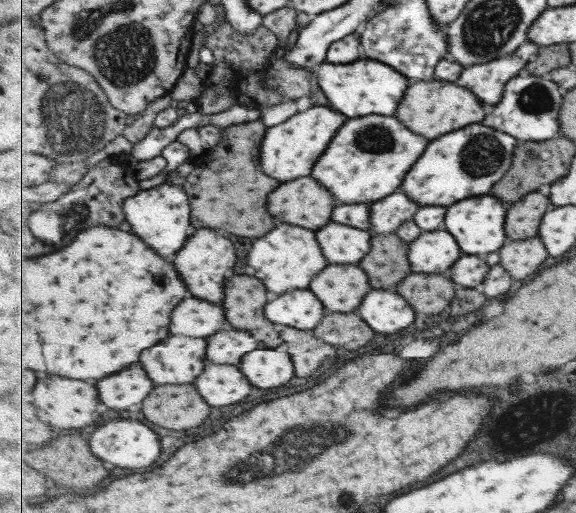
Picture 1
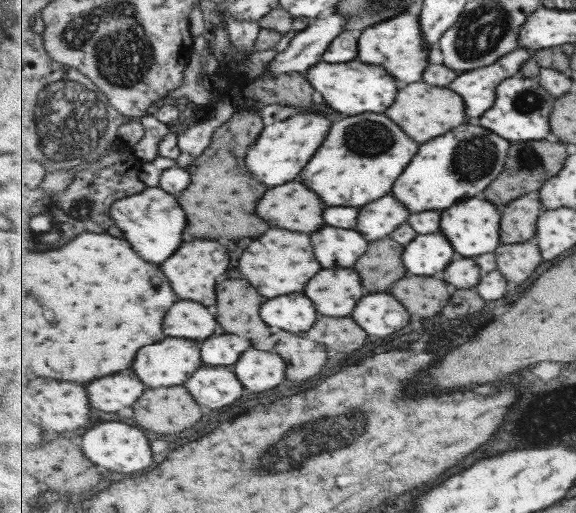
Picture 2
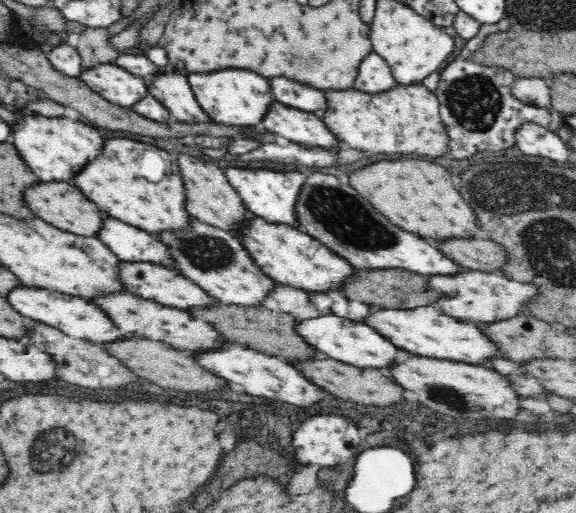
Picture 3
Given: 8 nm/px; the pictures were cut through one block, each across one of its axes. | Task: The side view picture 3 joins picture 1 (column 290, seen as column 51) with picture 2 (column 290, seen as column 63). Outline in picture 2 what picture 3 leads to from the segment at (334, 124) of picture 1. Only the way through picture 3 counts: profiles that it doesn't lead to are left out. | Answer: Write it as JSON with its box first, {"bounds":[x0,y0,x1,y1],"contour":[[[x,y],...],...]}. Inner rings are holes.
{"bounds":[247,110,333,186],"contour":[[[299,110],[297,114],[289,116],[288,120],[266,126],[261,137],[247,150],[249,151],[247,170],[251,170],[261,182],[269,186],[281,186],[297,180],[303,172],[303,166],[309,164],[309,160],[317,154],[317,150],[327,140],[329,130],[333,128],[333,122],[333,118],[331,120],[331,117],[328,118],[325,114]],[[303,138],[305,138],[305,148],[303,148]]]}

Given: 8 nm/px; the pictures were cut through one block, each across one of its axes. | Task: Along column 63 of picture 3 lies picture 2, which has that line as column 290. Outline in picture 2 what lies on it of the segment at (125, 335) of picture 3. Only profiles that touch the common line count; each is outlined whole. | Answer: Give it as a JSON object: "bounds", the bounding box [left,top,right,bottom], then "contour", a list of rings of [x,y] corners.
{"bounds":[260,294,319,335],"contour":[[[286,294],[266,299],[260,314],[269,326],[276,326],[296,335],[308,332],[317,322],[319,314],[311,298],[305,294]]]}

